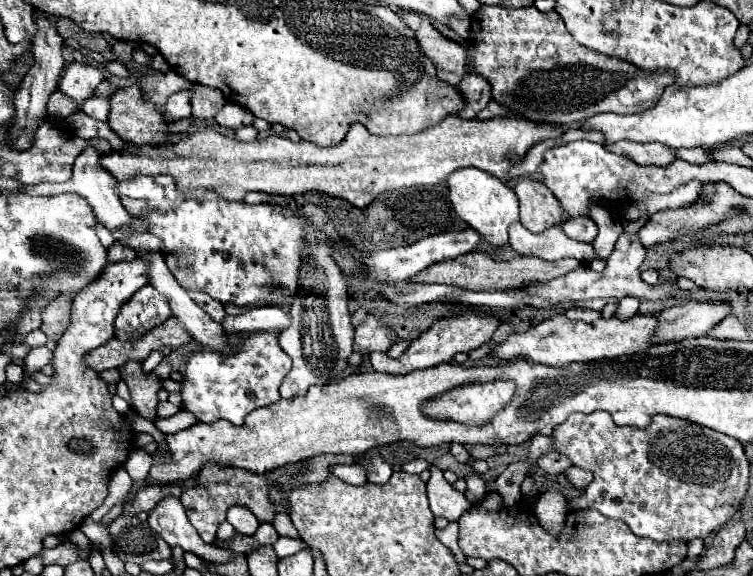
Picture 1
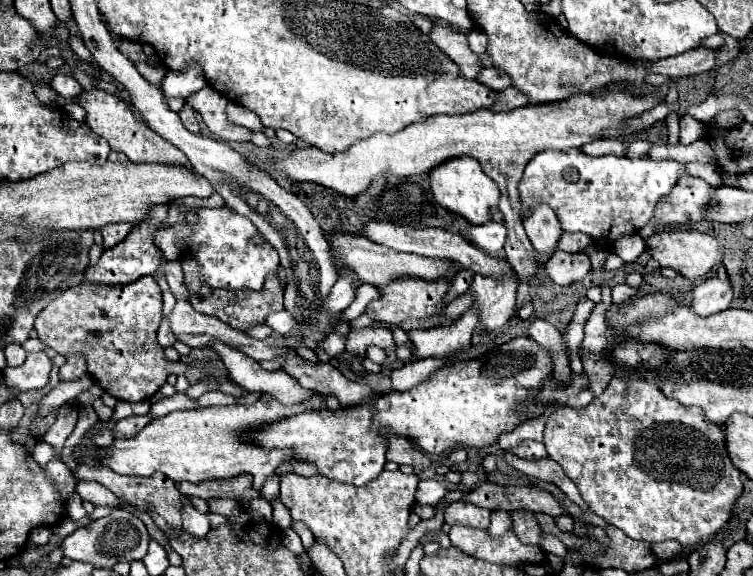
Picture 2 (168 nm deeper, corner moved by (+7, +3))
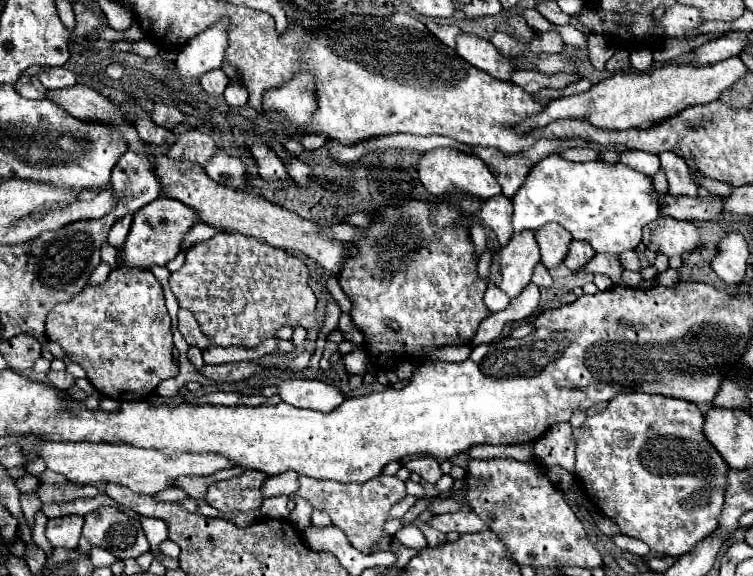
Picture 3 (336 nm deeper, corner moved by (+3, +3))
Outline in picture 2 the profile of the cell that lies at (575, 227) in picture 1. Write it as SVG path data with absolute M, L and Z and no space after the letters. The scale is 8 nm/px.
M562 233L560 241L558 241L558 249L566 251L566 253L580 253L590 243L592 243L592 239L588 239L588 235L584 235L584 233Z

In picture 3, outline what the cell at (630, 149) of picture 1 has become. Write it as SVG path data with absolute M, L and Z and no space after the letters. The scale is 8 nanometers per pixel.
M574 147L574 149L564 151L562 155L564 155L564 159L572 159L572 161L580 161L580 163L600 159L600 151L590 149L590 147Z

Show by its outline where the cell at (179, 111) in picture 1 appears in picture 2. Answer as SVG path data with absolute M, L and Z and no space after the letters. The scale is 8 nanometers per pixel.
M192 63L192 67L184 67L184 71L168 71L162 81L162 89L166 95L182 99L196 93L204 85L206 85L204 71L200 71L196 63Z

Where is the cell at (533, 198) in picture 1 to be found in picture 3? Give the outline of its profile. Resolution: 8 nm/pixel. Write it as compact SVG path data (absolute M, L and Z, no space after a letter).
M546 223L544 227L536 229L536 243L540 247L542 263L548 269L558 267L564 261L570 241L572 235L568 235L568 231L564 231L564 227L560 227L558 223Z

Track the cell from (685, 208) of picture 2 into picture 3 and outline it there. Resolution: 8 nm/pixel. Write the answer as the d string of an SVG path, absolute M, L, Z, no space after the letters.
M666 151L660 153L660 165L668 177L668 193L672 197L698 197L700 185L692 179L692 173L682 157Z

